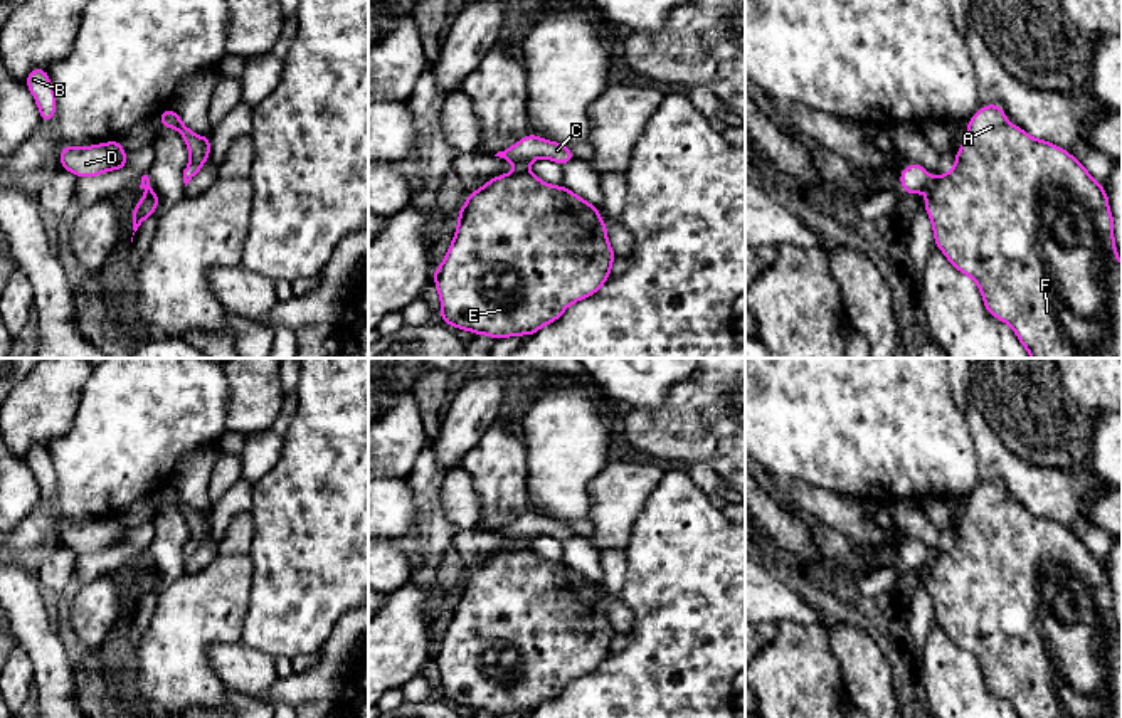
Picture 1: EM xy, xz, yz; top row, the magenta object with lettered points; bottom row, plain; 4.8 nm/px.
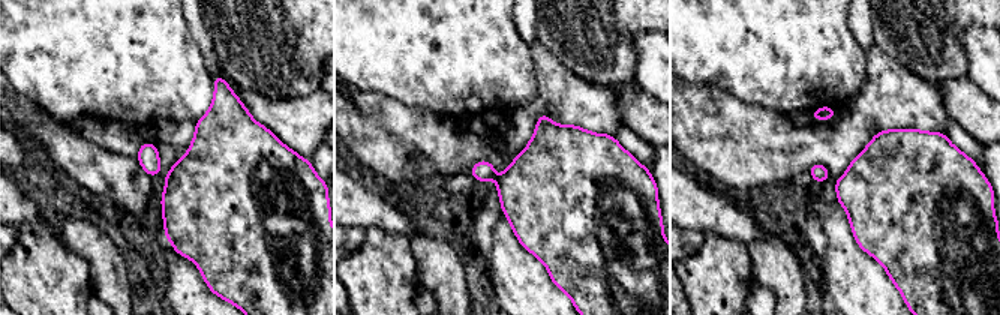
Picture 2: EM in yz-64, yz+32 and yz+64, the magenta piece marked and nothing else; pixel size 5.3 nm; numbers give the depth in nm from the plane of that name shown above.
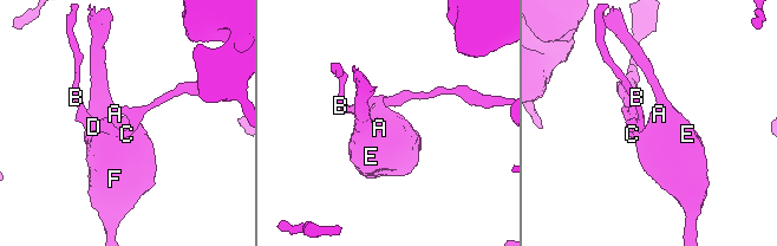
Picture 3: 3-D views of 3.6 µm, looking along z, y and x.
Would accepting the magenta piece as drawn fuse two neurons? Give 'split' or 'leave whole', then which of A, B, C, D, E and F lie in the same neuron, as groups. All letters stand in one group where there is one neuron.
split; groups A E F / B C D

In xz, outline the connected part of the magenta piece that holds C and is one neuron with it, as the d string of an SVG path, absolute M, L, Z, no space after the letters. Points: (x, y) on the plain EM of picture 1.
M532 509L516 518L513 523L498 528L495 533L518 543L527 543L538 535L548 535L562 543L575 536L567 521L548 518Z

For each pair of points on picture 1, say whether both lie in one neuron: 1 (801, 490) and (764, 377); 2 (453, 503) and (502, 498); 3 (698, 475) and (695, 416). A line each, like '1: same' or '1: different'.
1: different
2: different
3: different

